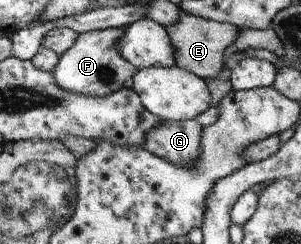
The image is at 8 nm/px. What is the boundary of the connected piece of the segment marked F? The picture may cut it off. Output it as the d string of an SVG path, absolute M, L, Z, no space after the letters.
M122 28L98 29L78 34L70 49L58 56L51 71L59 87L71 93L106 97L127 85L137 68L124 61L116 51L116 39L122 35Z

